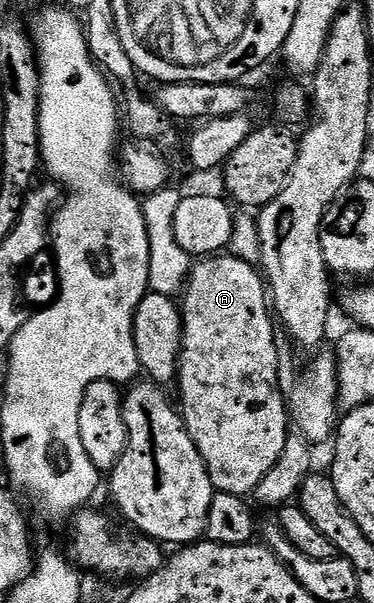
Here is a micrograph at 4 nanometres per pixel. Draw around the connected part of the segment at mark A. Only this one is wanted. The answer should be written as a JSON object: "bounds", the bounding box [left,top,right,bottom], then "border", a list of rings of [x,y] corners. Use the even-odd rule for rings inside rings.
{"bounds":[178,255,290,497],"border":[[[213,255],[195,262],[183,297],[184,341],[180,344],[178,386],[184,425],[198,447],[198,455],[202,455],[202,463],[206,463],[213,490],[244,497],[255,491],[266,471],[278,463],[290,428],[289,407],[280,388],[281,346],[276,345],[266,281],[253,262],[231,255]]]}

